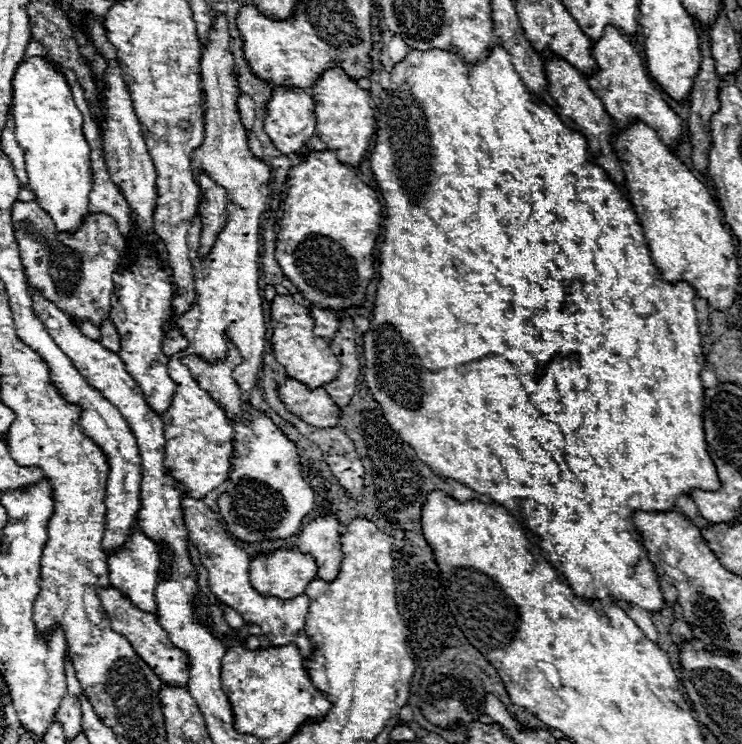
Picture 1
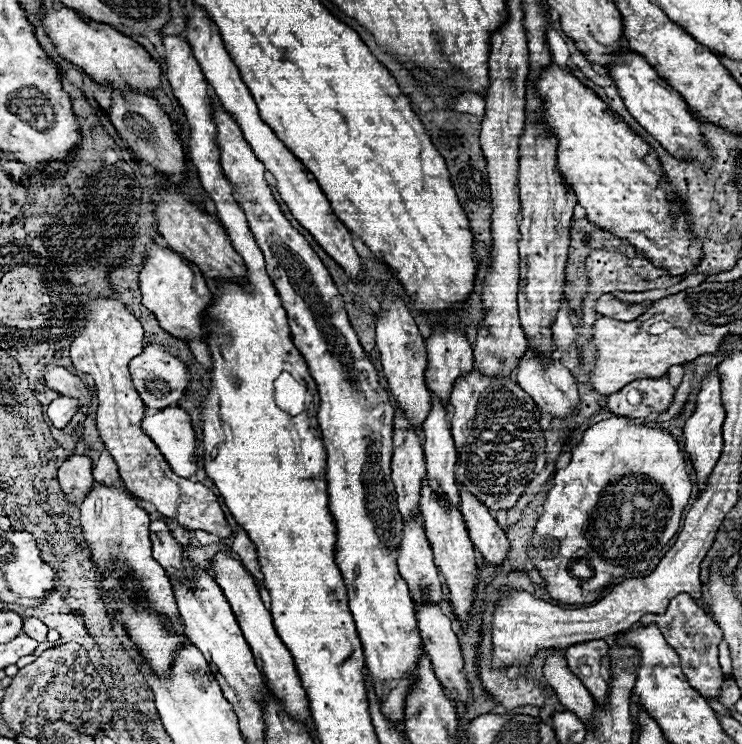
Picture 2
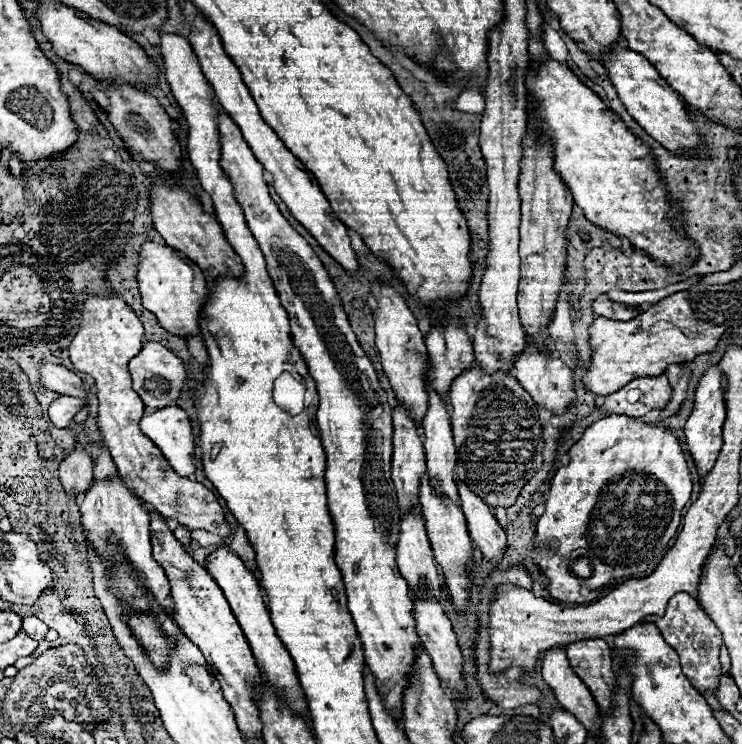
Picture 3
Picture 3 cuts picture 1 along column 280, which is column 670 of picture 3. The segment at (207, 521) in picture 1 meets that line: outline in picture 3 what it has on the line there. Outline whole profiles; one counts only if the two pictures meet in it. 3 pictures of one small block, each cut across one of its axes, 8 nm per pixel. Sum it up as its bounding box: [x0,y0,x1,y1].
[644,592,722,694]

